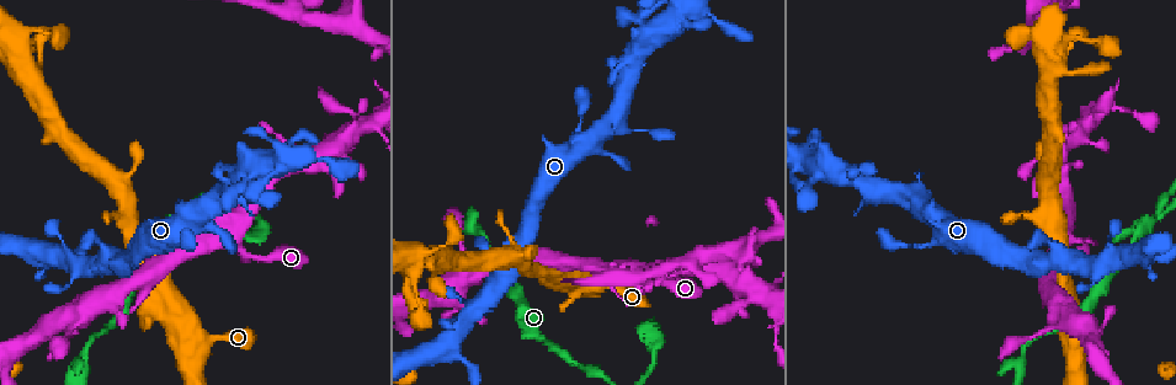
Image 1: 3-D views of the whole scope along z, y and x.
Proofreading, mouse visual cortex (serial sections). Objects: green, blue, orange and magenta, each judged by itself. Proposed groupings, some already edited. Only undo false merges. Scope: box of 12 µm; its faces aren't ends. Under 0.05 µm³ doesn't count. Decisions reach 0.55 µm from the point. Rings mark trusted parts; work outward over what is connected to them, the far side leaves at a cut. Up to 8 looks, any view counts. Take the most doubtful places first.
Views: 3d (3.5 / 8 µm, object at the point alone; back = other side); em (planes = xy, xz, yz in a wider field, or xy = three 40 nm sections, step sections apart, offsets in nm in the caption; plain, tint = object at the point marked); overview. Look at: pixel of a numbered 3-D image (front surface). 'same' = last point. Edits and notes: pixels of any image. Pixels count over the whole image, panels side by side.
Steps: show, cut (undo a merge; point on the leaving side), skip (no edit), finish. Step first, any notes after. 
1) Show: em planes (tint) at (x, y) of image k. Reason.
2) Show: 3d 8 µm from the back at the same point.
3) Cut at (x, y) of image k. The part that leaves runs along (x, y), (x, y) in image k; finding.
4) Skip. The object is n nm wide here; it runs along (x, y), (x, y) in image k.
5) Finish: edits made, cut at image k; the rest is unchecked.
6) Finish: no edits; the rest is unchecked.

Show: 3d 3.5 µm at (472, 229) of image 1.

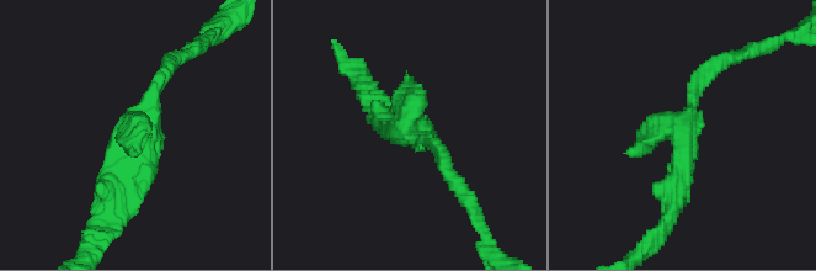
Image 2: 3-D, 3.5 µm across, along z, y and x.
Show: em xy step 3 (tint) at (136, 132) of image 2. Need the tissue.

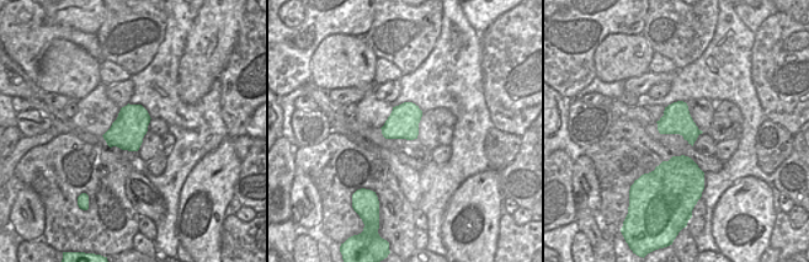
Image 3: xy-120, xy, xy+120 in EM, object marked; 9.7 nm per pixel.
Show: em xy step 5 (tint) at the same point. Another direction.

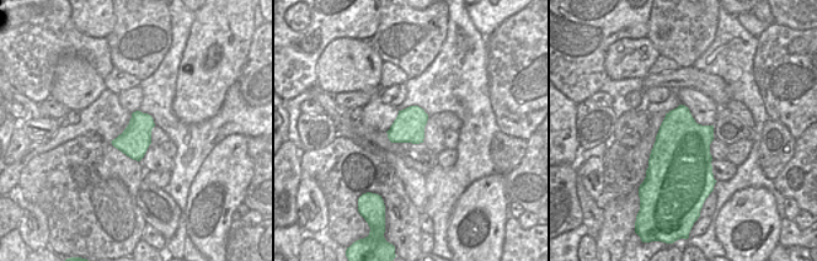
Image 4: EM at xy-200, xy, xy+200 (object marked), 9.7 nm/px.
Skip. It runs along (169, 65), (154, 111), (101, 184) in image 2; all the same cell.

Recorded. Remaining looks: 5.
Show: 3d 3.5 µm from the back at (411, 270) of image 1. Thin neck.

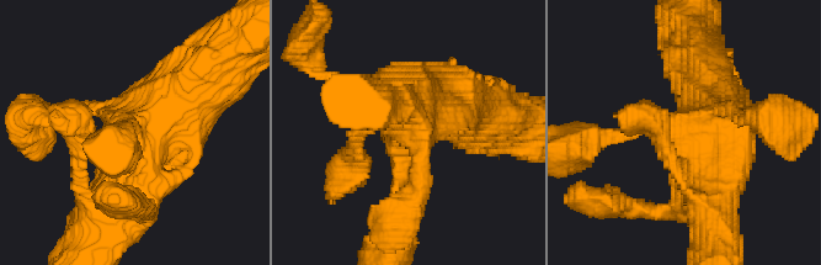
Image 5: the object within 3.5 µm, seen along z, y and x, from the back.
Skip. It runs along (107, 216), (142, 136), (78, 110) in image 5; one cell here.

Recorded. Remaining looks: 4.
Show: 3d 3.5 µm from the back at (636, 59) of image 1. Sharp bend.

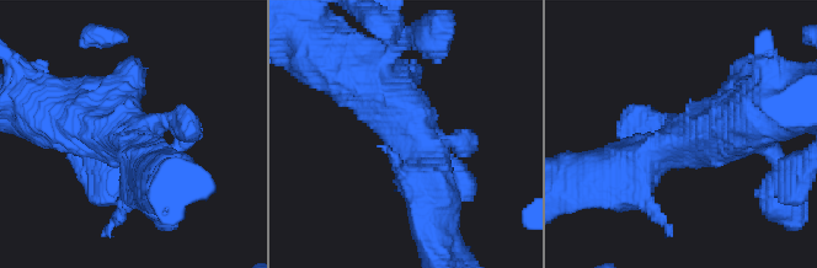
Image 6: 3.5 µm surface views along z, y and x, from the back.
Show: em xy step 5 (tint) at (134, 137) of image 6.

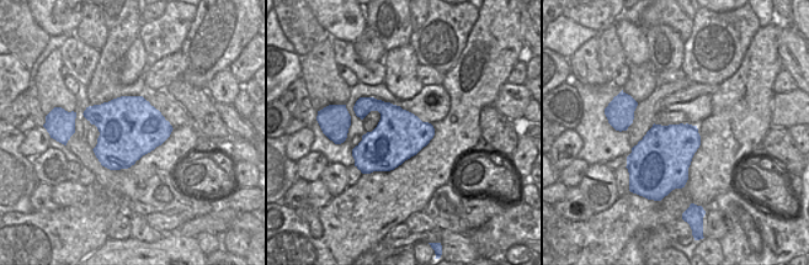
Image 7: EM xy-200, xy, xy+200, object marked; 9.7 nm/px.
Skip. It runs along (431, 199), (411, 130), (362, 78) in image 6; all the same cell.

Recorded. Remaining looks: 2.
Finish: no edits; the rest is unchecked.

